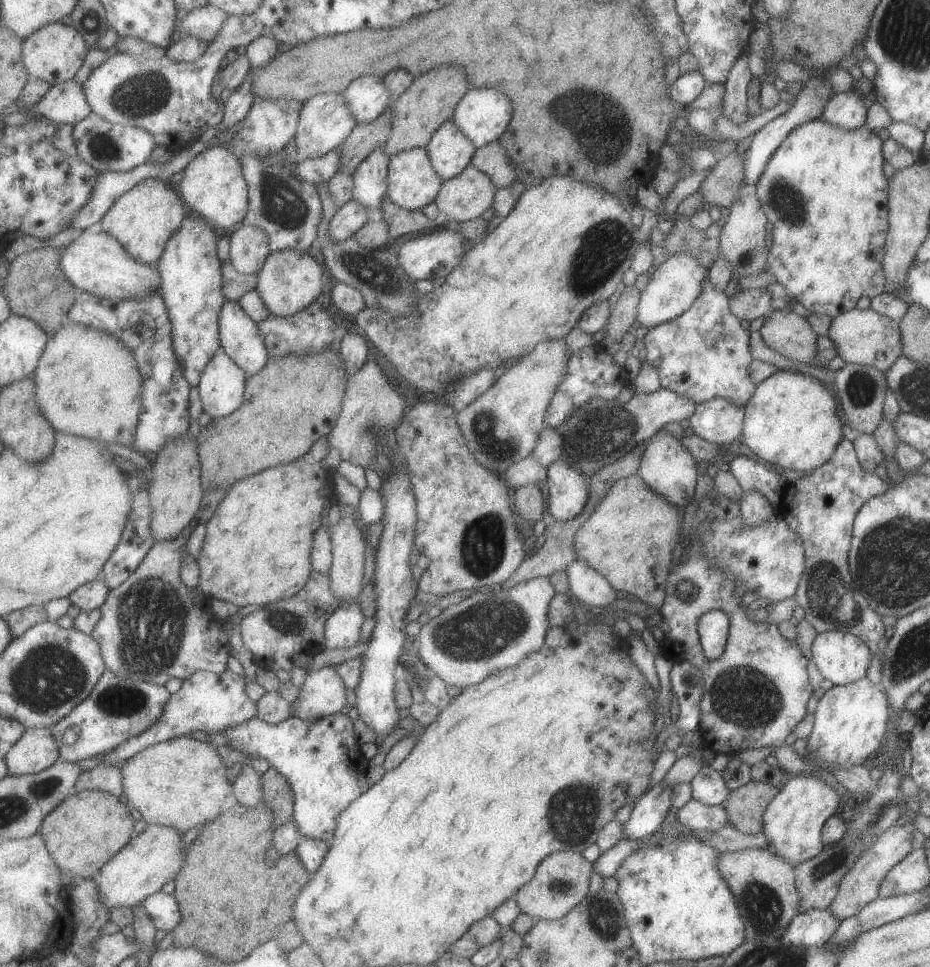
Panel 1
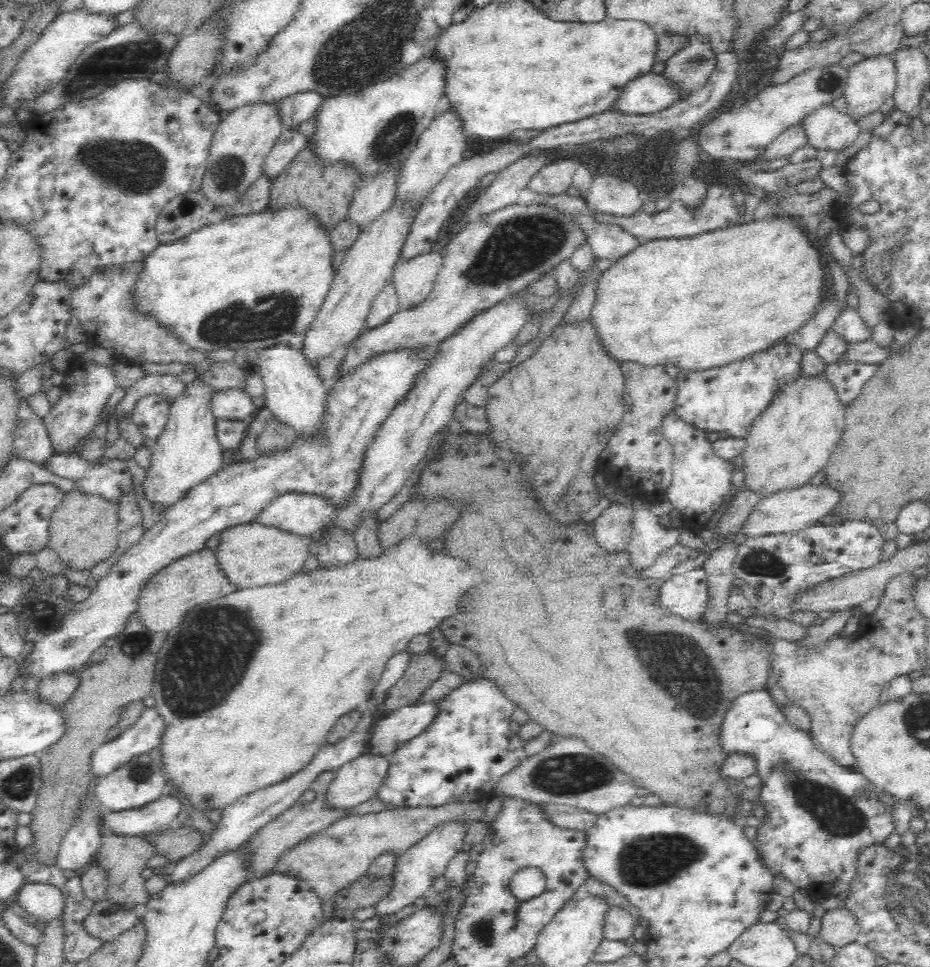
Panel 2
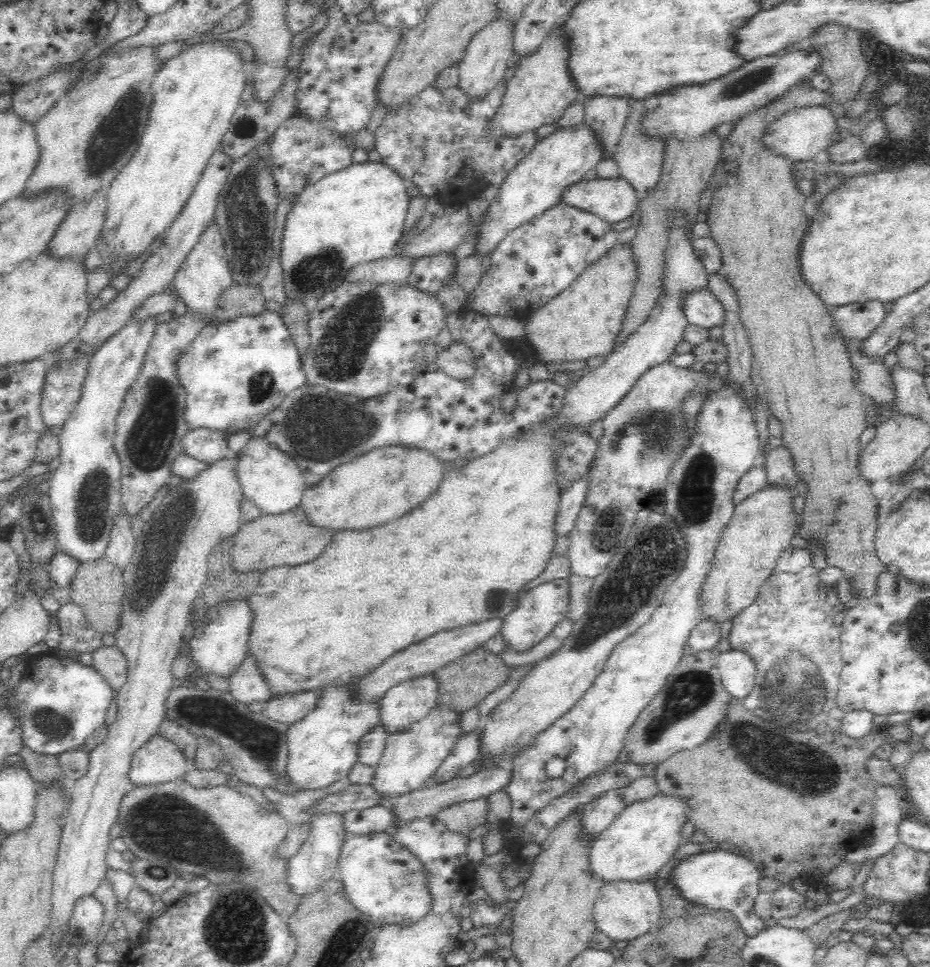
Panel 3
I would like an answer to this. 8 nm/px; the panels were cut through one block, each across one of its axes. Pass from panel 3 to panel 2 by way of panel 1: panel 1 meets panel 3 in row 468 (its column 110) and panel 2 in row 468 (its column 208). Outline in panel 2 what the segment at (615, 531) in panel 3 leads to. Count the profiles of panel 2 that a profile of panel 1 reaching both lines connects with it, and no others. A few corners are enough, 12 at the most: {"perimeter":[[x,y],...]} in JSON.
{"perimeter":[[622,361],[623,413],[598,470],[630,497],[666,500],[674,451],[662,424],[676,379]]}

